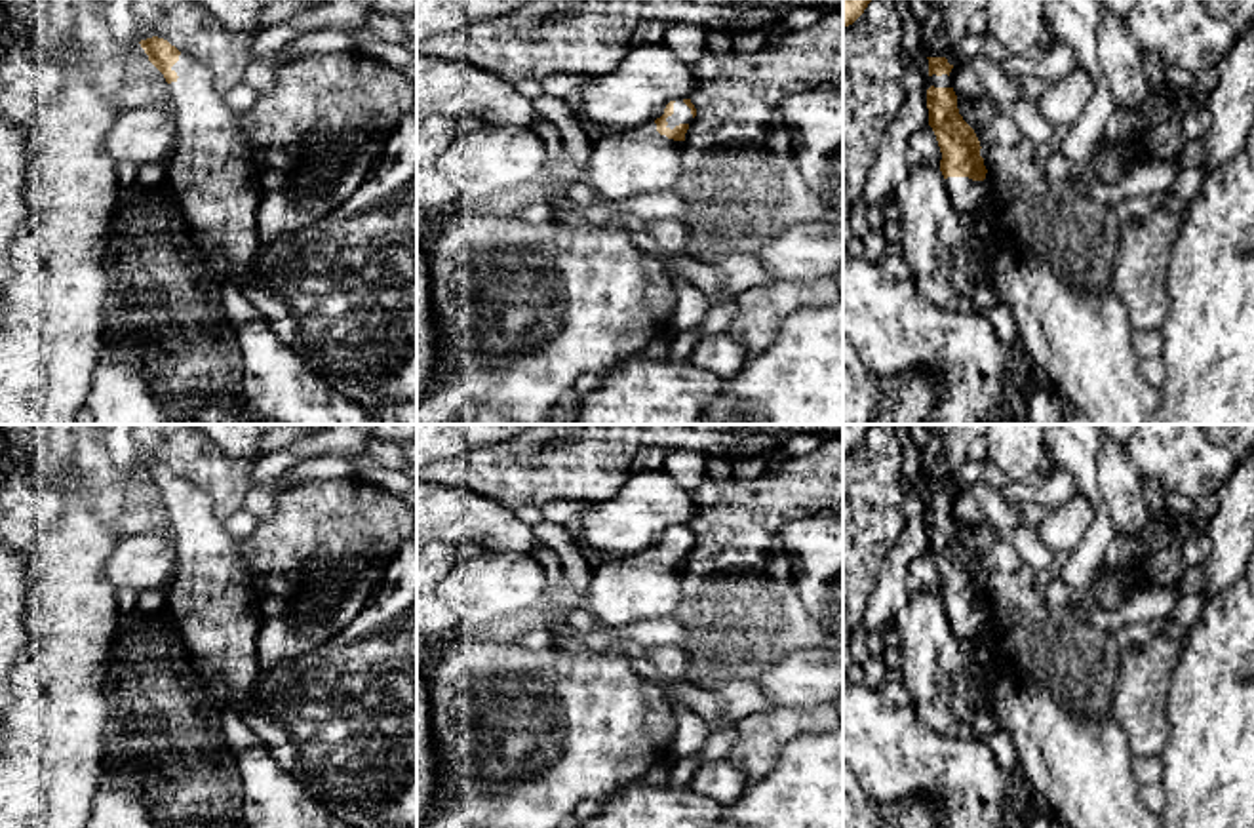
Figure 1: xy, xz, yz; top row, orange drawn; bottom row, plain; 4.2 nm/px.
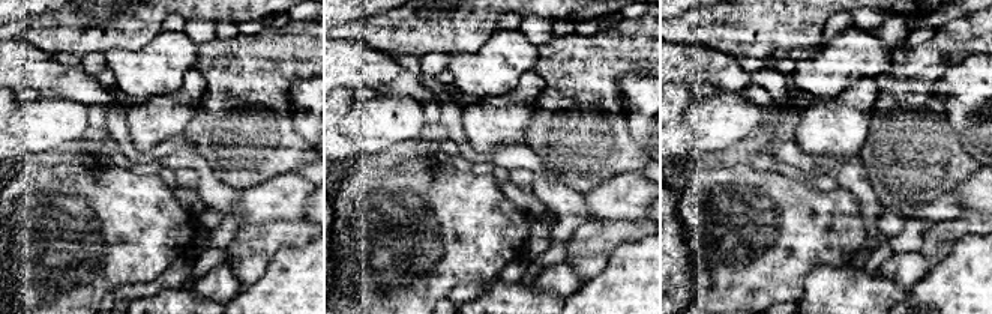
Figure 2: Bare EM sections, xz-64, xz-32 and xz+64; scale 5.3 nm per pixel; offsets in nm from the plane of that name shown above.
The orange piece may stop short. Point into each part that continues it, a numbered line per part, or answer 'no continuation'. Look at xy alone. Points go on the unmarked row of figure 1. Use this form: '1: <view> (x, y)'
1: xy (212, 600)

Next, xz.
1: xz (682, 539)

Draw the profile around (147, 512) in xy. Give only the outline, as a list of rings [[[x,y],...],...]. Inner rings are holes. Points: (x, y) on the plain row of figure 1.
[[[148,489],[143,497],[129,501],[118,514],[118,527],[124,535],[135,537],[145,531],[169,531],[164,501]]]

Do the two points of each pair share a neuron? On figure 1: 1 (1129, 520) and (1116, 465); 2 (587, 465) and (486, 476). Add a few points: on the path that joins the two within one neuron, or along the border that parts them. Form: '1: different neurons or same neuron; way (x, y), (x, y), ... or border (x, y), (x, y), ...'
1: same neuron; way (1127, 507), (1116, 478)
2: same neuron; way (562, 465), (550, 465), (539, 473), (510, 473)

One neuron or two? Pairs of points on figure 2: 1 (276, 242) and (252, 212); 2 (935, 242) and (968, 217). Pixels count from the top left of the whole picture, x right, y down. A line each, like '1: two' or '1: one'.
1: two
2: one

